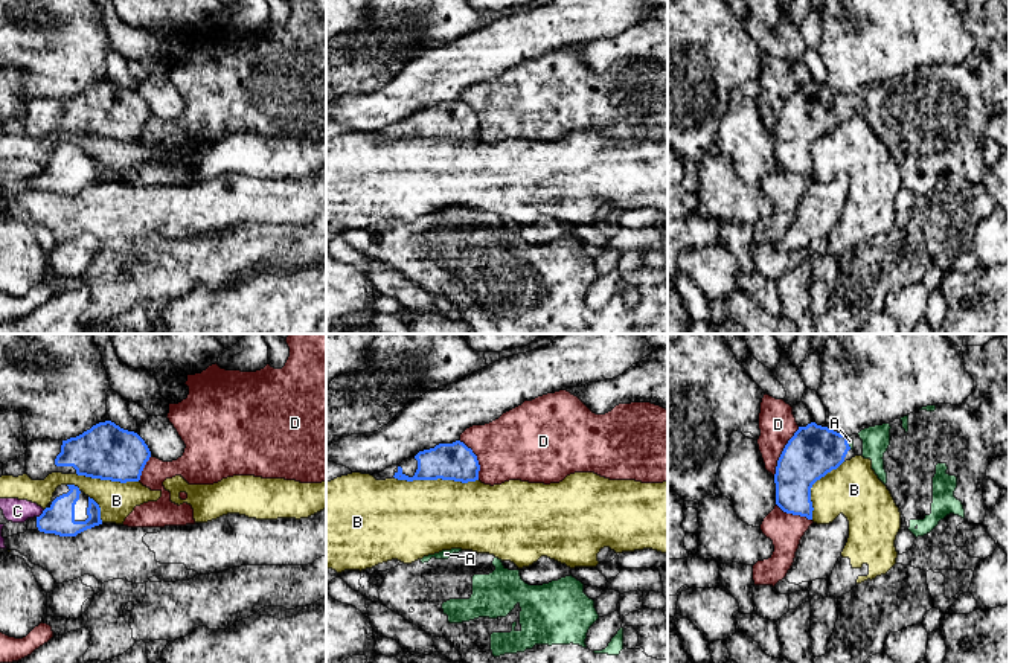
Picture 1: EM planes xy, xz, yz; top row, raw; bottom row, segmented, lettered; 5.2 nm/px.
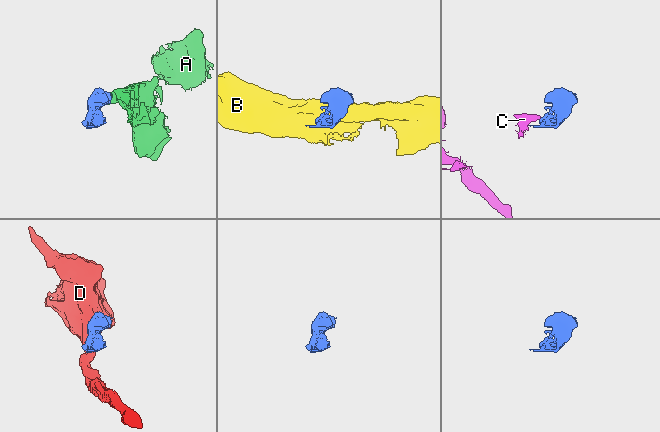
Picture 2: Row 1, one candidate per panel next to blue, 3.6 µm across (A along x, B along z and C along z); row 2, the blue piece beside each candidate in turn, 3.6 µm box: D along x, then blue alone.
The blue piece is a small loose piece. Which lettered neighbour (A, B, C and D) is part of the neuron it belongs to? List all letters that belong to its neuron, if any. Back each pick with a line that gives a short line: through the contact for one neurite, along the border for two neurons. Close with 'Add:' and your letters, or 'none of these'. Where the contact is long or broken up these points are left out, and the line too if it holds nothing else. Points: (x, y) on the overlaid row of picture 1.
A: Line: yz (813, 451), (846, 442), (849, 441)
Add: A

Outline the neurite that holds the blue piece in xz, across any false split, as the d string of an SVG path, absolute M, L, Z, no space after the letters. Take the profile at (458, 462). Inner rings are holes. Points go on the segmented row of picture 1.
M456 440L419 451L399 465L373 474L373 477L376 480L398 479L407 482L442 479L468 483L479 480L479 471L477 456L463 442Z

